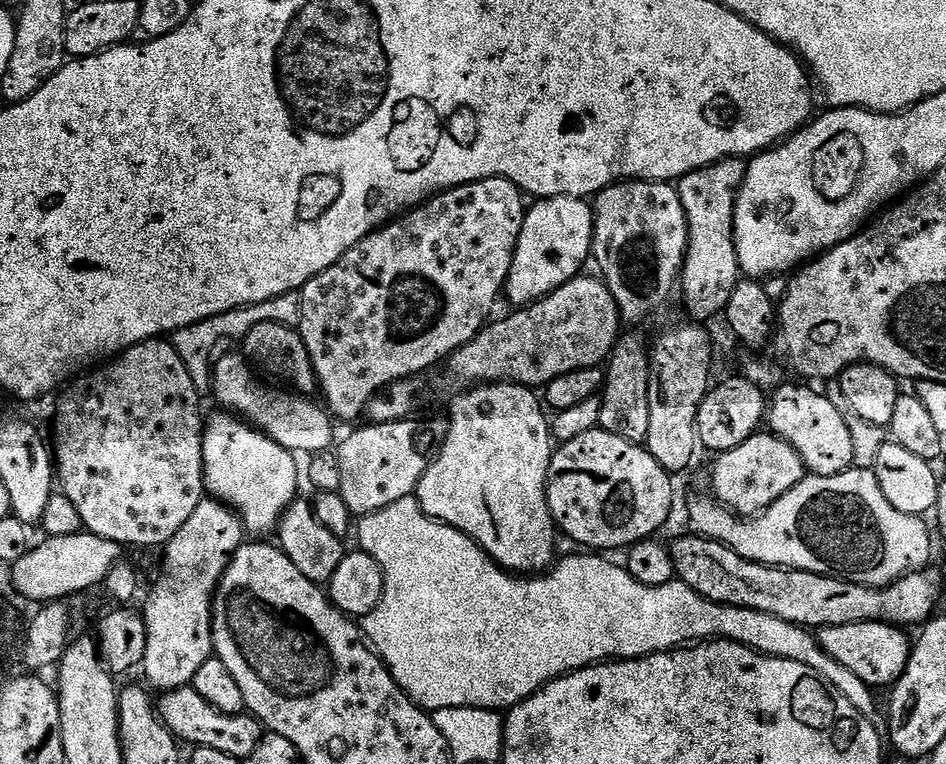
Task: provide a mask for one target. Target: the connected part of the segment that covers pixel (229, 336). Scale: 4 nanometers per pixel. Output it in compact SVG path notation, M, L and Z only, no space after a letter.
M288 292L285 296L279 296L273 300L267 300L261 304L250 304L242 308L235 308L226 314L218 314L209 320L198 322L194 326L186 326L182 330L171 333L170 342L178 350L182 362L186 362L186 370L190 370L190 379L201 394L212 392L212 370L214 367L214 357L217 355L216 347L220 340L243 341L254 326L262 322L278 322L289 326L299 325L302 318L302 306L297 293Z

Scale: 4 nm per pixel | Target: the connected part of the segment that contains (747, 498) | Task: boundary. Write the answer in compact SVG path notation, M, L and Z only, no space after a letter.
M768 430L757 432L742 442L742 446L719 453L713 460L716 461L712 464L711 495L741 518L759 516L774 502L778 502L782 494L798 486L798 482L802 482L806 475L798 450Z

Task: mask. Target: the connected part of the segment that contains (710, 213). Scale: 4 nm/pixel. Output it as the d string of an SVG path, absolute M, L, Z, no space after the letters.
M743 159L720 160L697 172L686 174L678 182L682 210L686 210L688 219L688 252L684 256L684 270L680 274L679 291L684 291L684 308L691 319L696 322L708 322L711 316L725 311L730 302L730 294L734 294L734 286L740 283L742 273L738 254L736 253L736 199L740 194L740 187L744 185L746 164Z

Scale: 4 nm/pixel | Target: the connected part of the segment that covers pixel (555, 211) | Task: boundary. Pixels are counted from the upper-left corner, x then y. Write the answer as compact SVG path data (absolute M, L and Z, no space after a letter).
M549 196L535 201L536 204L524 213L524 225L522 234L518 238L516 253L510 266L510 274L506 285L506 300L512 306L527 306L540 300L543 296L549 296L553 288L560 288L567 280L573 280L581 275L584 263L589 263L592 256L592 236L596 218L594 208L587 199L579 196Z

